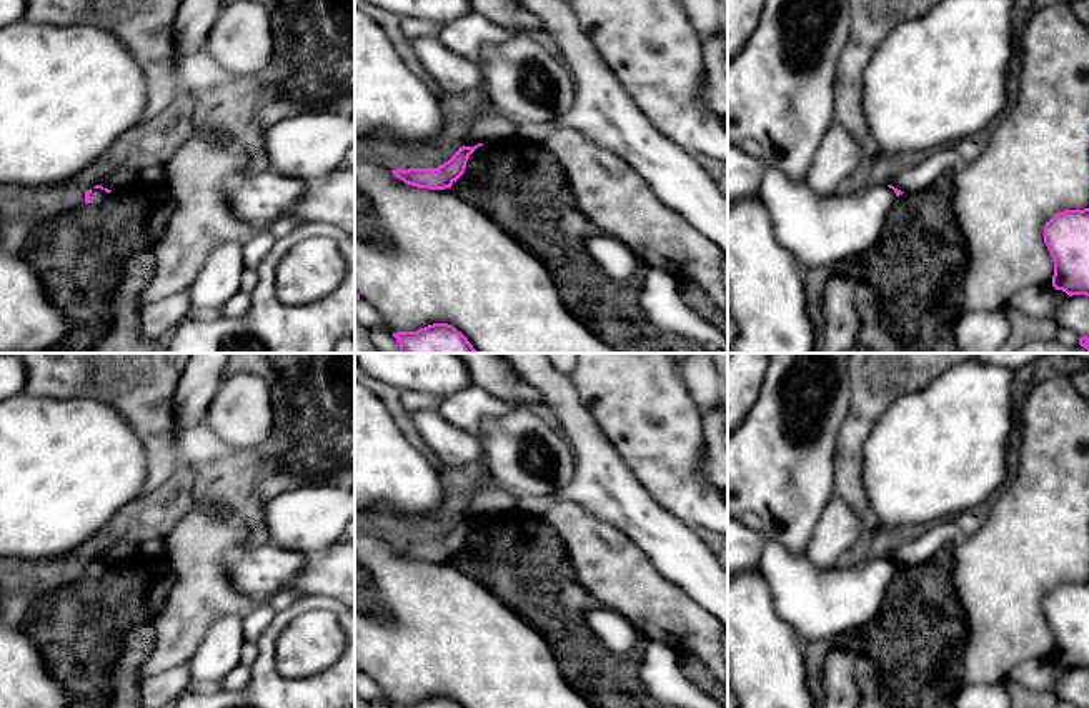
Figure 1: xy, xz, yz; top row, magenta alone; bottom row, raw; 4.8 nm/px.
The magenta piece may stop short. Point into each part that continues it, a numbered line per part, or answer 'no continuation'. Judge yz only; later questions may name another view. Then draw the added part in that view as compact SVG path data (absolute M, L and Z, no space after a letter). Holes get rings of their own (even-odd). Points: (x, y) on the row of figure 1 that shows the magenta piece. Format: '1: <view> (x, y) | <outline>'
1: yz (820, 232) | M764 167L759 195L778 243L794 257L798 267L814 270L833 270L866 252L878 240L898 198L889 187L819 197L773 167Z

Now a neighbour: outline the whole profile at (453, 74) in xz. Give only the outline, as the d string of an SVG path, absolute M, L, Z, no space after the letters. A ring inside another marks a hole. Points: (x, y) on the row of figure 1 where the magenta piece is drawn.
M415 37L410 42L418 62L436 82L440 92L478 92L483 85L483 70L473 60L445 47L438 37Z

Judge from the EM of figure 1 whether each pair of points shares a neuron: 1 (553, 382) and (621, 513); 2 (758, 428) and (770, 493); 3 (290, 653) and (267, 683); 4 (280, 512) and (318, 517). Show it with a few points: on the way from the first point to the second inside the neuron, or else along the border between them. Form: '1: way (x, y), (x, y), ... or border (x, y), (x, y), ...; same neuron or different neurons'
1: way (571, 415), (591, 445), (601, 480); same neuron
2: way (770, 445), (770, 477); same neuron
3: border (282, 630), (275, 667), (285, 675), (315, 673); different neurons
4: way (290, 517), (308, 517); same neuron

